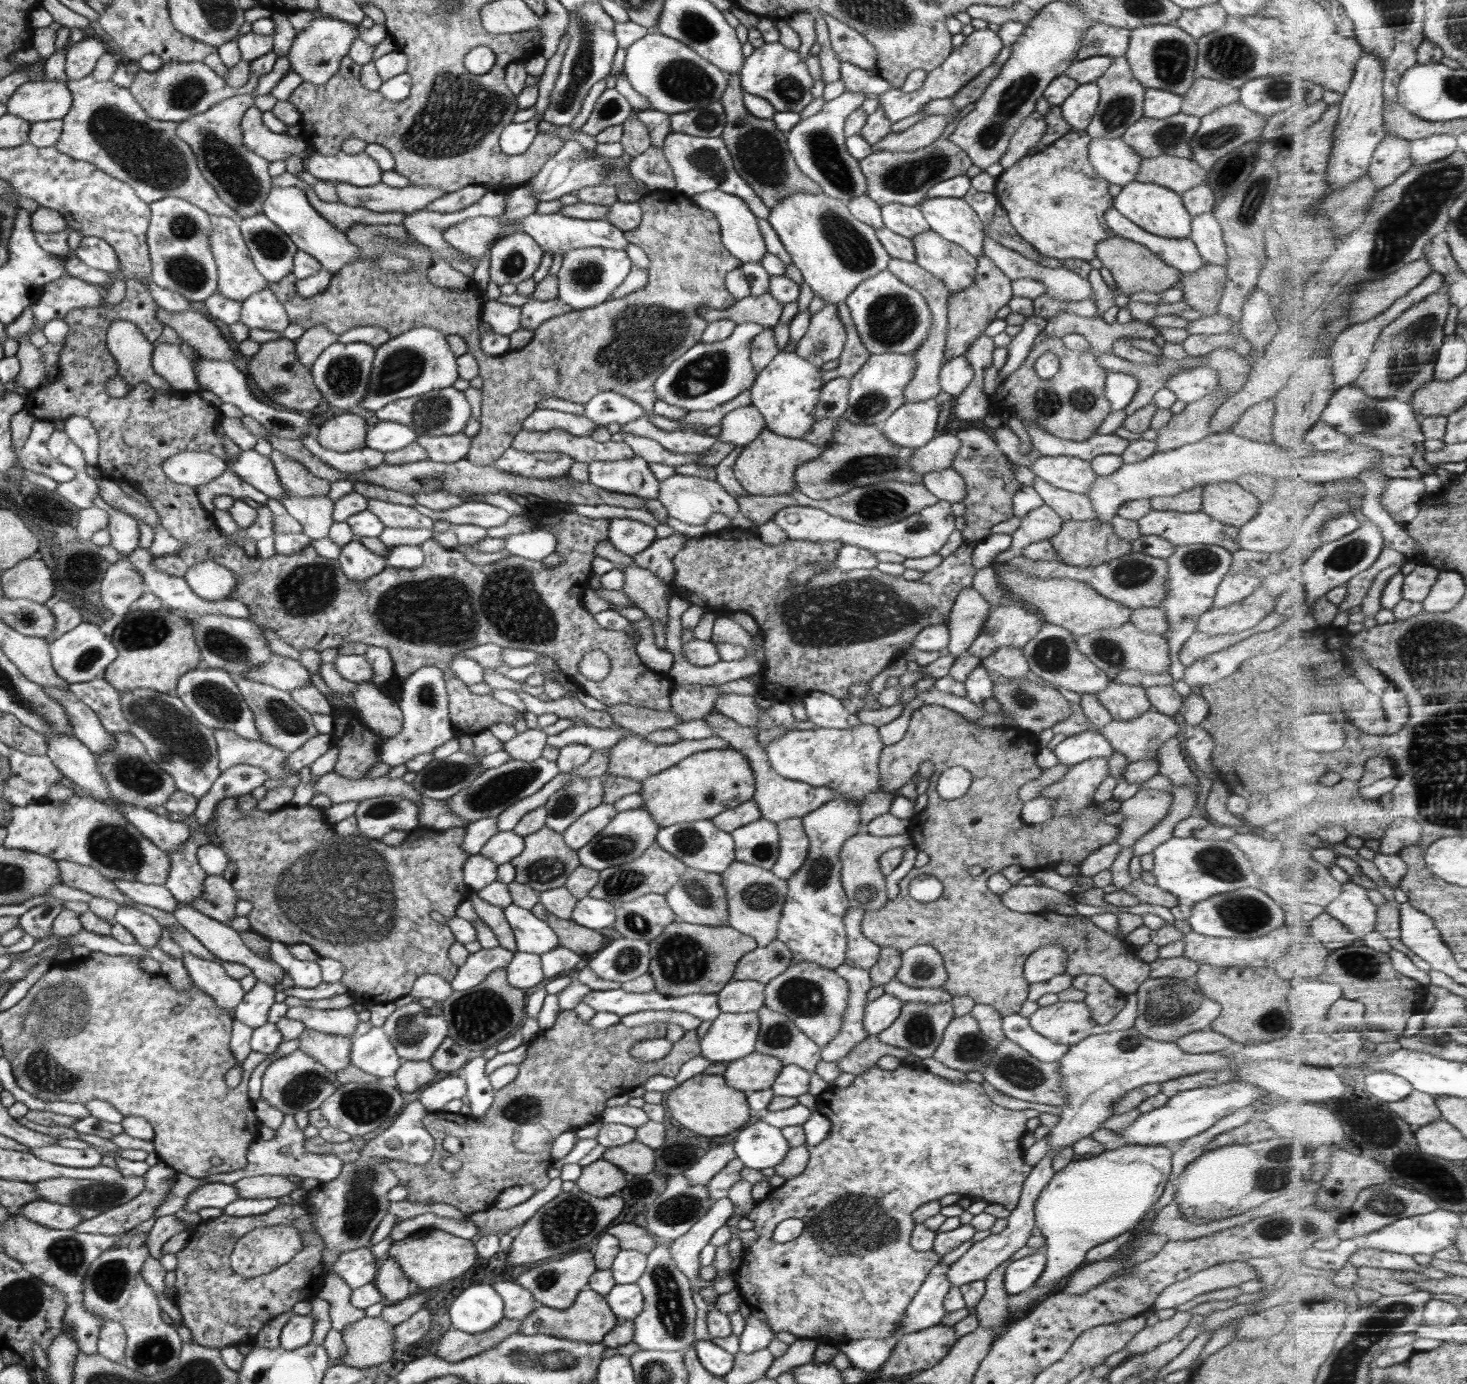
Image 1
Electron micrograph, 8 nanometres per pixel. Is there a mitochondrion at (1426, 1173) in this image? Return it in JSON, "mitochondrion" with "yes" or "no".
{"mitochondrion":"no"}

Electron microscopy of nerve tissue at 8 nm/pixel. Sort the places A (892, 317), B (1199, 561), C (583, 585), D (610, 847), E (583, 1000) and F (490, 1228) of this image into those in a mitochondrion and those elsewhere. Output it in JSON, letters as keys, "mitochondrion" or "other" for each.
{"A":"mitochondrion","B":"mitochondrion","C":"other","D":"mitochondrion","E":"other","F":"other"}

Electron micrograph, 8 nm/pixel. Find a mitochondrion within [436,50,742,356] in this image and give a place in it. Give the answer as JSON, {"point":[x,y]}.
{"point":[686,82]}

